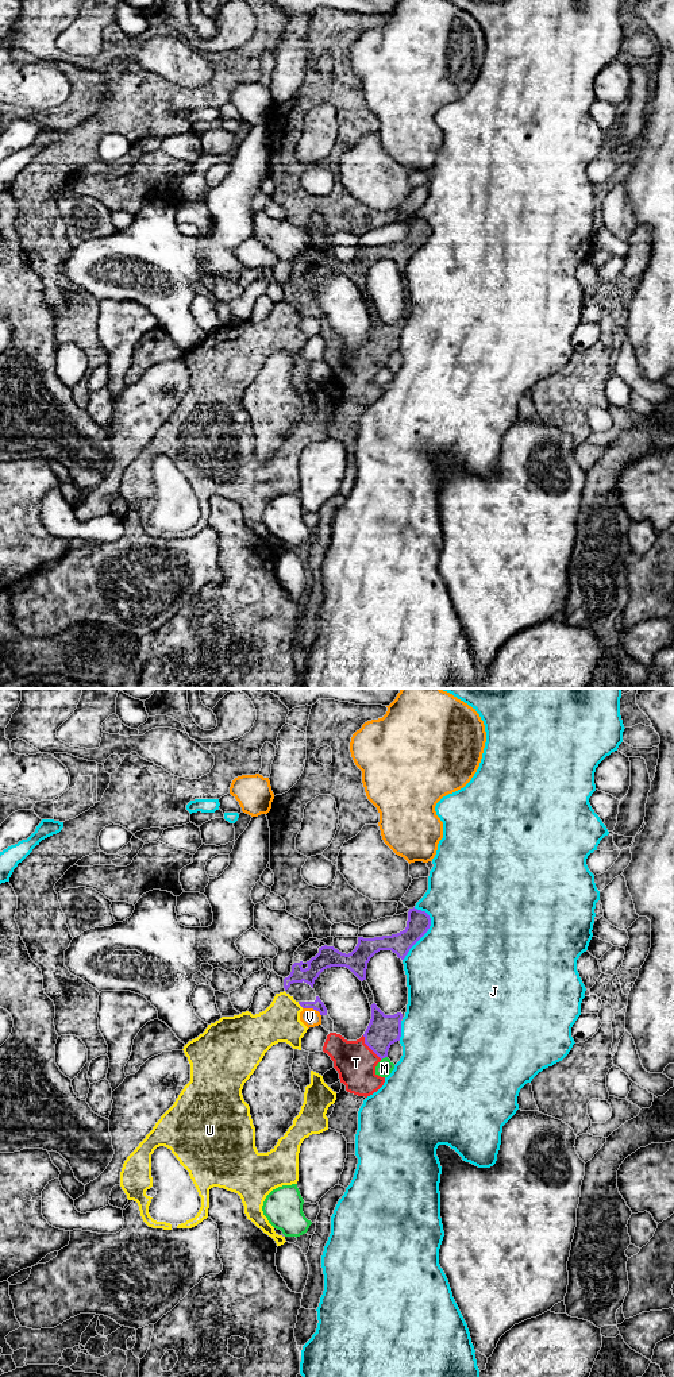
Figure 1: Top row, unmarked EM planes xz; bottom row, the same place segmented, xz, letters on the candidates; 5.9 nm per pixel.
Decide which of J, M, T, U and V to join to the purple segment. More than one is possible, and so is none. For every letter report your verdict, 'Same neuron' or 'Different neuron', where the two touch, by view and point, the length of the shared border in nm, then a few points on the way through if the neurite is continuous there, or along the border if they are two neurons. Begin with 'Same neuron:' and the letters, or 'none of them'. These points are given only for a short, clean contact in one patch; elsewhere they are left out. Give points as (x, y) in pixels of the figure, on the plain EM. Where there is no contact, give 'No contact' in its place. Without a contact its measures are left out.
Same neuron: T
J: Different neuron. Touches purple at xz (423, 243). Shared border 340 nm
M: Different neuron. Touches purple at xz (384, 366). Shared border 50 nm
T: Same neuron. Touches purple at xz (370, 357). Shared border 180 nm. Path across: xz (382, 339), (370, 357), (355, 371)
U: Different neuron. Touches purple at xz (300, 313). Shared border 50 nm. Boundary: xz (297, 311), (303, 316)
V: Different neuron. Touches purple at xz (312, 316). Shared border 120 nm

